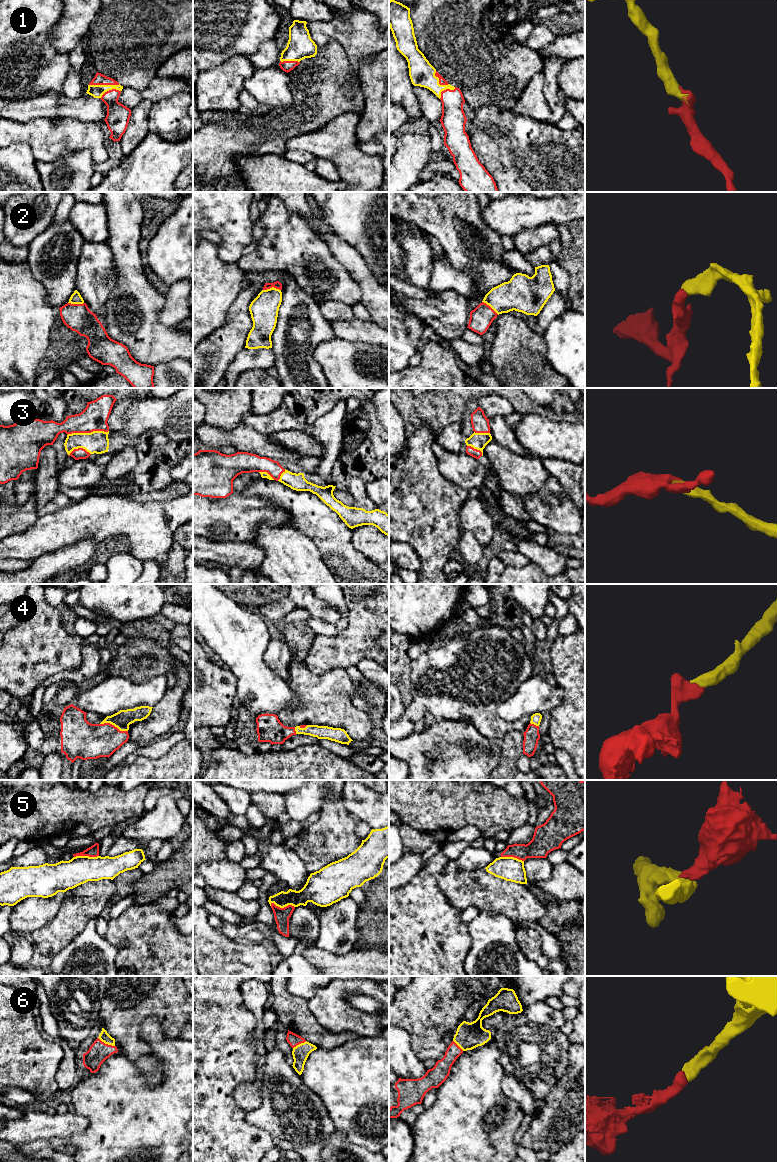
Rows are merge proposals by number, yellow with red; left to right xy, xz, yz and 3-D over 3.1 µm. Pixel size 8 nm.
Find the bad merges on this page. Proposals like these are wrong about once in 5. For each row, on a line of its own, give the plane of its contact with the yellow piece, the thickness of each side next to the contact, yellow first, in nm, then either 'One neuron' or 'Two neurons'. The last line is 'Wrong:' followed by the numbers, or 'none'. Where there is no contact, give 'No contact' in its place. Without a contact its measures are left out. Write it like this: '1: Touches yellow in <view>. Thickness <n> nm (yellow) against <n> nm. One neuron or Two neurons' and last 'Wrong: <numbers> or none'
1: Touches yellow in xy. Thickness 100 nm (yellow) against 90 nm. One neuron
2: Touches yellow in xz. Thickness 220 nm (yellow) against 60 nm. One neuron
3: Touches yellow in xy. Thickness 180 nm (yellow) against 220 nm. One neuron
4: Touches yellow in xy. Thickness 140 nm (yellow) against 280 nm. One neuron
5: Touches yellow in xz. Thickness 140 nm (yellow) against 120 nm. Two neurons
6: Touches yellow in xy. Thickness 80 nm (yellow) against 160 nm. One neuron
Wrong: 5

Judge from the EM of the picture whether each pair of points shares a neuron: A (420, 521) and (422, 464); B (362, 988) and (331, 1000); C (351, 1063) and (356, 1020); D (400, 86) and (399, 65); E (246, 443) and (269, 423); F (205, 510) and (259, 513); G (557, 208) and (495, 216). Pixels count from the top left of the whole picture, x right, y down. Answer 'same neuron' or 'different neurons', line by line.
A: same neuron
B: same neuron
C: different neurons
D: same neuron
E: different neurons
F: same neuron
G: same neuron

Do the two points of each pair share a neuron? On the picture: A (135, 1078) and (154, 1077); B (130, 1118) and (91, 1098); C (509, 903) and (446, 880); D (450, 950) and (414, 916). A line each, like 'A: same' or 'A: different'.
A: different
B: same
C: same
D: same

